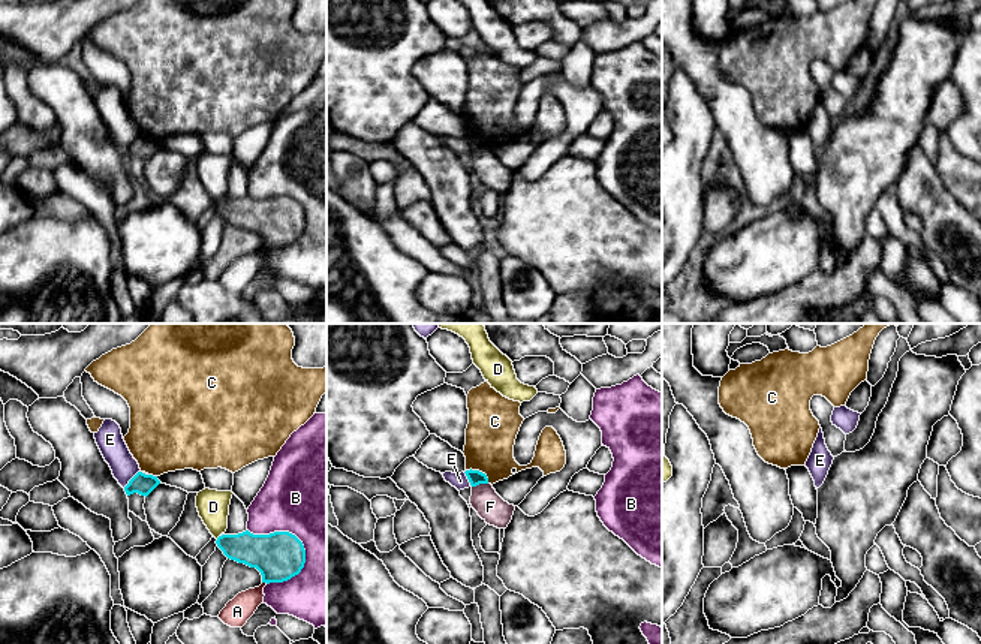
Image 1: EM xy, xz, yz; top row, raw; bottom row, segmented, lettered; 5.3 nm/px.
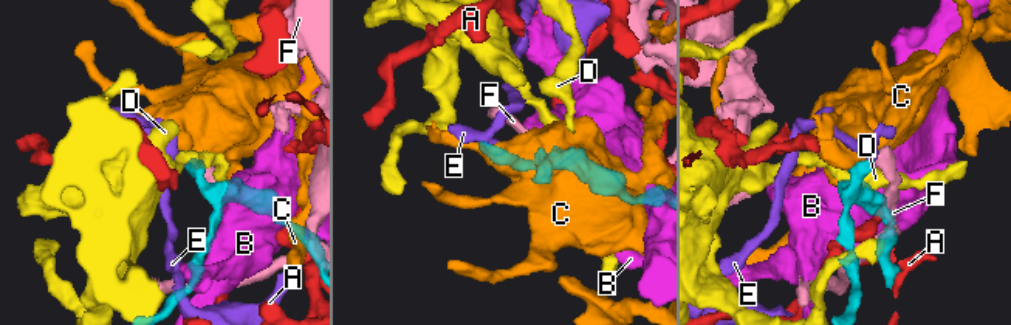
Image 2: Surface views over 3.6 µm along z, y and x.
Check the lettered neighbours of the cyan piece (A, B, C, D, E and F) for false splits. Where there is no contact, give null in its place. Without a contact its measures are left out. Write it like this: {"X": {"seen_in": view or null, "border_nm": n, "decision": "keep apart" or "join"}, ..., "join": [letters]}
{"A": {"seen_in": "xy", "border_nm": 30, "decision": "keep apart"}, "B": {"seen_in": "xy", "border_nm": 380, "decision": "keep apart"}, "C": {"seen_in": "xz", "border_nm": 150, "decision": "keep apart"}, "D": {"seen_in": null, "decision": "keep apart"}, "E": {"seen_in": "xy", "border_nm": 130, "decision": "keep apart"}, "F": {"seen_in": "xz", "border_nm": 90, "decision": "keep apart"}, "join": []}

